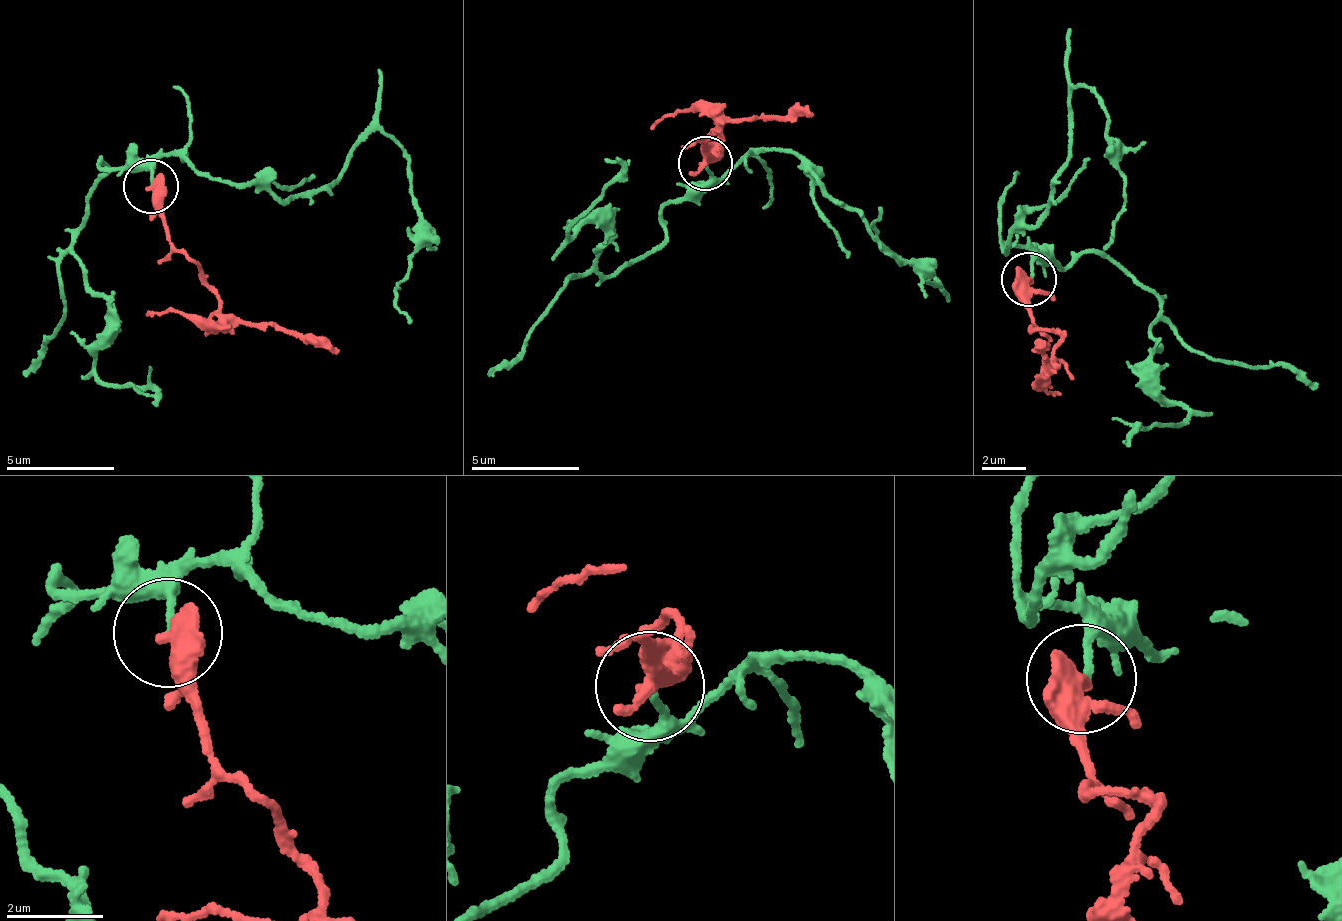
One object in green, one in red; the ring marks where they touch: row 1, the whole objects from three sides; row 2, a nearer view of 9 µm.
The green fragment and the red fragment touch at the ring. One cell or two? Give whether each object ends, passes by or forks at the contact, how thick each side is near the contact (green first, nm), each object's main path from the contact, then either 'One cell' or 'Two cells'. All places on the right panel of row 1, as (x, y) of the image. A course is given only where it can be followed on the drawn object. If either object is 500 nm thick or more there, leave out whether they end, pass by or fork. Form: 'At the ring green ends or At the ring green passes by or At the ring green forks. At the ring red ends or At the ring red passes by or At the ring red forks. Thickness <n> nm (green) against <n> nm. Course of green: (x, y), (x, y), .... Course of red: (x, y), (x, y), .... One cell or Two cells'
At the ring green ends. At the ring red passes by. Thickness 130 nm (green) against 340 nm. Course of green: (1029, 277), (1004, 243), (1033, 223), (1069, 149), (1078, 85), (1109, 119), (1121, 176), (1104, 247). Course of red: (1029, 277), (1033, 332), (1054, 328), (1061, 331), (1054, 358), (1042, 344). One cell

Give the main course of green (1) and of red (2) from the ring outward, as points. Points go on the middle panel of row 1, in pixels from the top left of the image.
1: (707, 164), (713, 175), (782, 149), (939, 283), (918, 258), (875, 241), (882, 208)
2: (707, 164), (698, 139), (715, 132), (715, 150), (722, 153), (717, 132), (814, 111)

